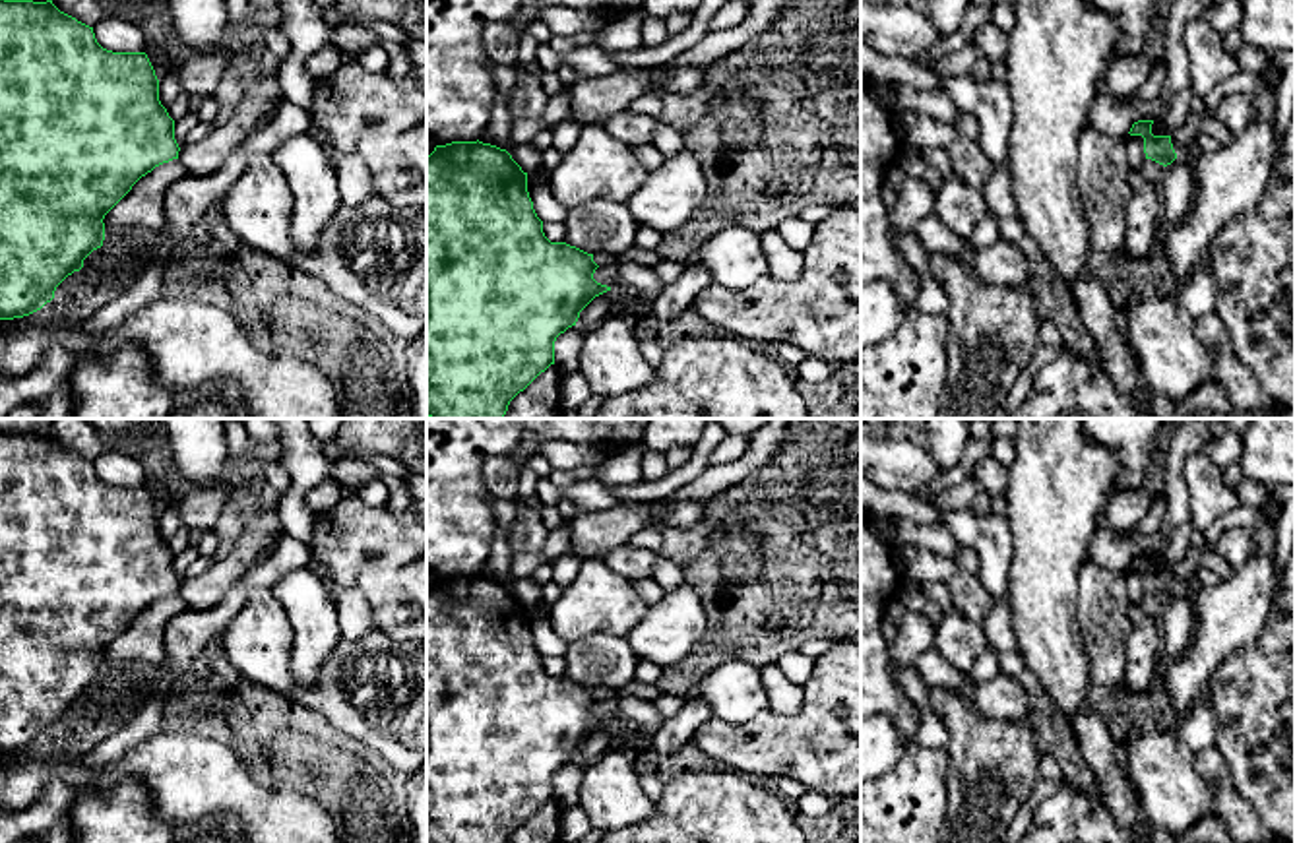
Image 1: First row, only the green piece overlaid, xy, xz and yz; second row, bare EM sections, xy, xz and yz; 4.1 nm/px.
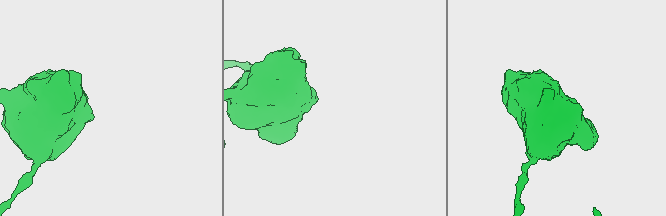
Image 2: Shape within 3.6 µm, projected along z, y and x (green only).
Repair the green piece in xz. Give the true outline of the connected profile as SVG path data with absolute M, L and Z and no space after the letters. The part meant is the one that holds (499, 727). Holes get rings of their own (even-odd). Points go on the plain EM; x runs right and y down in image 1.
M452 576L436 579L426 589L426 843L508 843L541 806L554 798L554 775L576 760L580 746L599 729L611 725L593 713L599 700L587 688L566 676L551 676L543 667L543 655L533 643L527 626L527 607L506 583L483 576Z

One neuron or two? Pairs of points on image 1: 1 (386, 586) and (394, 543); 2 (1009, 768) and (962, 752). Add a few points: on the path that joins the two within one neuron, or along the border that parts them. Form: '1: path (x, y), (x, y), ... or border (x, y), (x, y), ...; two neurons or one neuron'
1: path (394, 576), (394, 553); one neuron
2: path (997, 764), (981, 752), (974, 752); one neuron

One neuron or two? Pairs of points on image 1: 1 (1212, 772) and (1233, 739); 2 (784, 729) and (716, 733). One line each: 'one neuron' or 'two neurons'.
1: two neurons
2: one neuron

